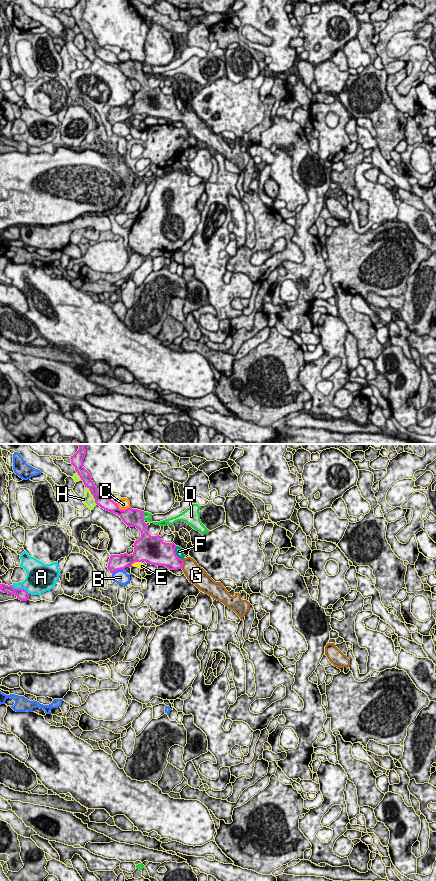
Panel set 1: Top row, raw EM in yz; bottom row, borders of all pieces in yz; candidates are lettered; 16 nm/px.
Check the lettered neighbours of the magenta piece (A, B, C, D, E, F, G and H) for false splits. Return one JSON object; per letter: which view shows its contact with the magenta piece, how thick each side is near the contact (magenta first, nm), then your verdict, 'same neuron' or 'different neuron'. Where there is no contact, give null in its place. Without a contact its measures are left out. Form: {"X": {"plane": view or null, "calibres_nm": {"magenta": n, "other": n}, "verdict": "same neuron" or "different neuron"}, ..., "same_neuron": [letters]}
{"A": {"plane": "yz", "calibres_nm": {"magenta": 170, "other": 340}, "verdict": "different neuron"}, "B": {"plane": "yz", "calibres_nm": {"magenta": 260, "other": 220}, "verdict": "different neuron"}, "C": {"plane": "yz", "calibres_nm": {"magenta": 280, "other": 180}, "verdict": "different neuron"}, "D": {"plane": "yz", "calibres_nm": {"magenta": 280, "other": 130}, "verdict": "different neuron"}, "E": {"plane": "yz", "calibres_nm": {"magenta": 360, "other": 100}, "verdict": "different neuron"}, "F": {"plane": "yz", "calibres_nm": {"magenta": 380, "other": 130}, "verdict": "different neuron"}, "G": {"plane": "yz", "calibres_nm": {"magenta": 280, "other": 280}, "verdict": "same neuron"}, "H": {"plane": "yz", "calibres_nm": {"magenta": 180, "other": 180}, "verdict": "different neuron"}, "same_neuron": ["G"]}

